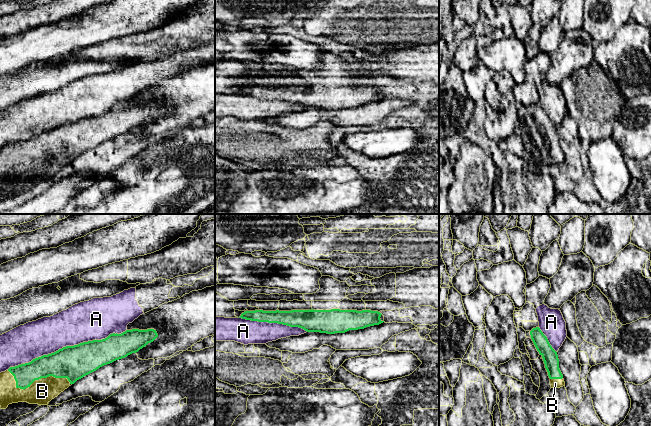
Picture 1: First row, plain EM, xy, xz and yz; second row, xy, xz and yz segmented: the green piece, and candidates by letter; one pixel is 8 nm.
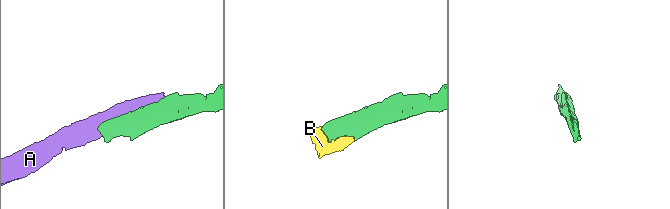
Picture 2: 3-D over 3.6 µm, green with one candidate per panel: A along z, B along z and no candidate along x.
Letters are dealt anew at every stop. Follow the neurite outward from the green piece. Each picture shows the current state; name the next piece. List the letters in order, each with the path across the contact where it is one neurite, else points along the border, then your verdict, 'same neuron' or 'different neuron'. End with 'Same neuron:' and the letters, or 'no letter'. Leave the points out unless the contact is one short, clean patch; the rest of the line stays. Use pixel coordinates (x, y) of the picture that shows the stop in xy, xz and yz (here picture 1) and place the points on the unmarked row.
A: different neuron
B: same neuron
Same neuron: B

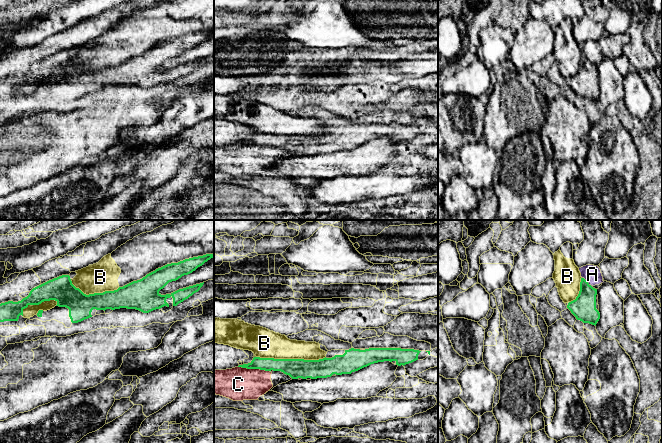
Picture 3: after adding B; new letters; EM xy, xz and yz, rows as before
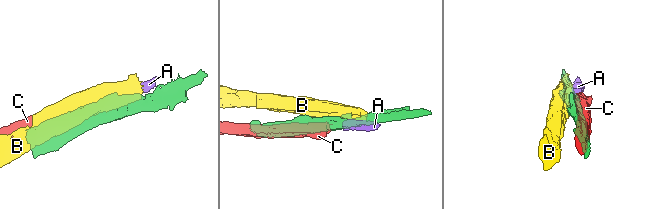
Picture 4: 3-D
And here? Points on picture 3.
A: along yz (582, 53), (591, 62) | different neuron
B: different neuron
C: different neuron
Same neuron: no letter

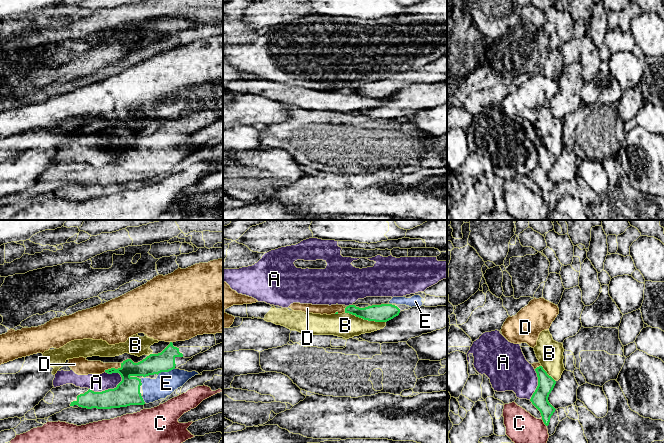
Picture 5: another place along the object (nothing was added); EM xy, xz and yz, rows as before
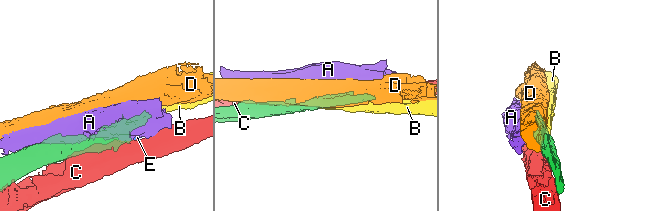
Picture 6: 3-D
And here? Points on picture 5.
A: along xy (122, 153), (122, 156), (113, 164), (101, 167), (89, 165) | different neuron
B: different neuron
C: along yz (541, 195), (546, 202) | different neuron
D: along xy (121, 139), (117, 144), (108, 144), (104, 147) | different neuron
E: across xy (153, 140), (158, 140), (165, 147), (166, 159) | same neuron
Same neuron: E

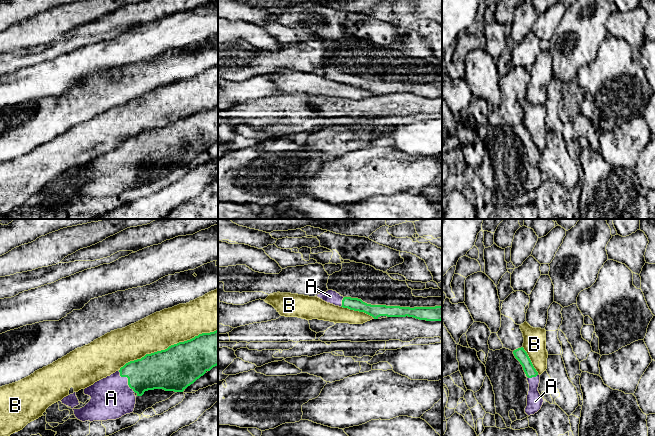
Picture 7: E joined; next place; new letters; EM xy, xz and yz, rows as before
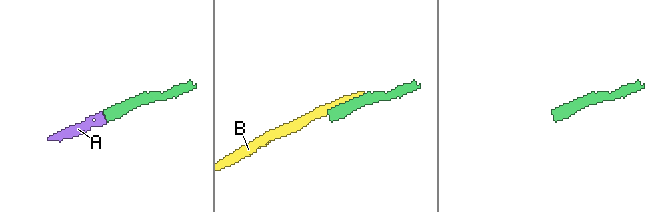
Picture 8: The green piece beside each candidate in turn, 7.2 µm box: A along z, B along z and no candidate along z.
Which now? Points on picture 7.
A: across xy (157, 146), (128, 155), (111, 174) | same neuron
B: different neuron
Same neuron: A

